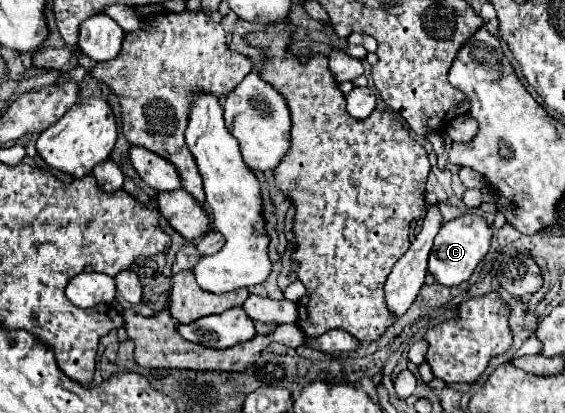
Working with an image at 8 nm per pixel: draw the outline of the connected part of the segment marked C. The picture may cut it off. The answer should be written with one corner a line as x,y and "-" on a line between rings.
461,215
441,227
435,237
435,245
429,255
429,273
435,277
435,283
445,287
459,285
471,277
479,261
485,257
491,243
491,229
479,215

